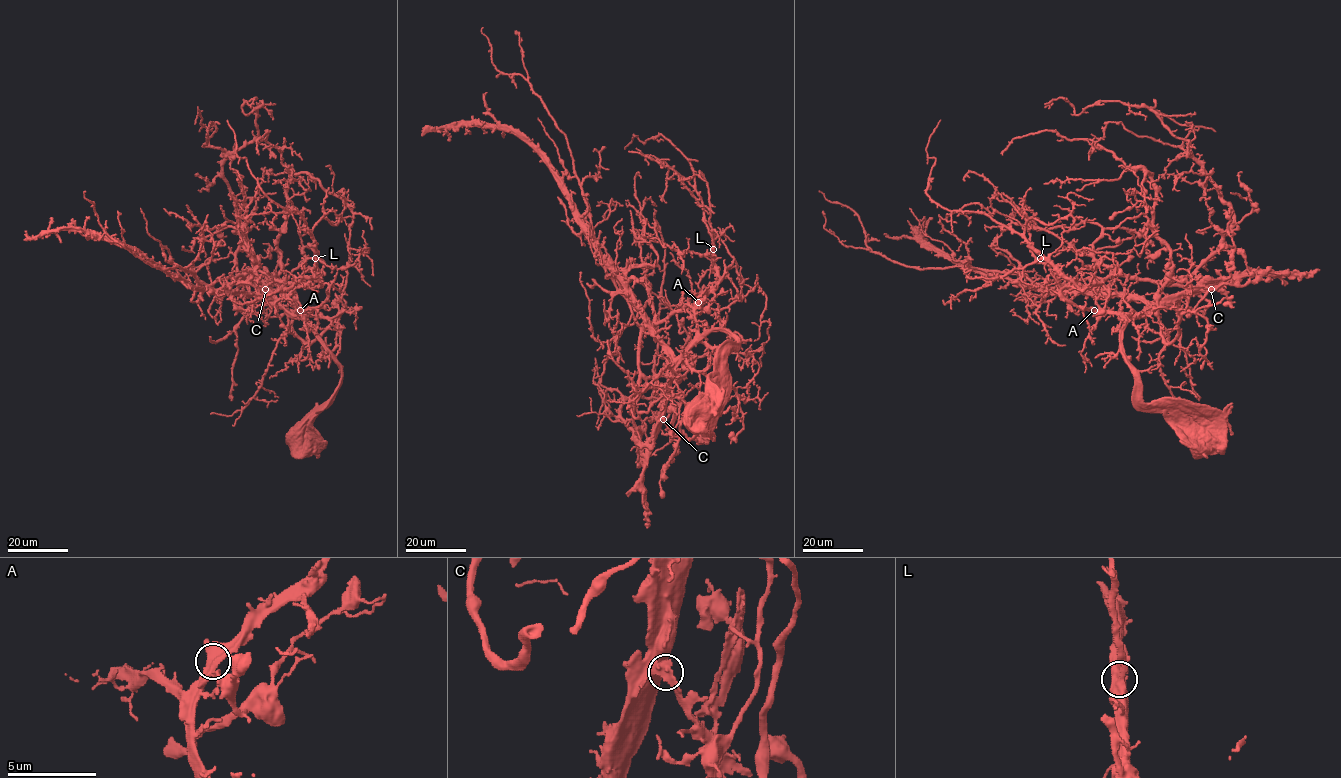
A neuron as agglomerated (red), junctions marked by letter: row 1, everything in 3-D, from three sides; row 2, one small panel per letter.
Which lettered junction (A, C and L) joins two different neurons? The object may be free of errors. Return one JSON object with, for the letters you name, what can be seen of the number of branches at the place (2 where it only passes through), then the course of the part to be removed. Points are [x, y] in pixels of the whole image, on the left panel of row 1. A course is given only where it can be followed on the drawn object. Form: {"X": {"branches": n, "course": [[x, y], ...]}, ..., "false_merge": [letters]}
{"C": {"branches": 2, "course": [[265, 289], [282, 284], [286, 312], [245, 314], [242, 275], [204, 287], [153, 267], [85, 191]]}, "false_merge": ["C"]}

